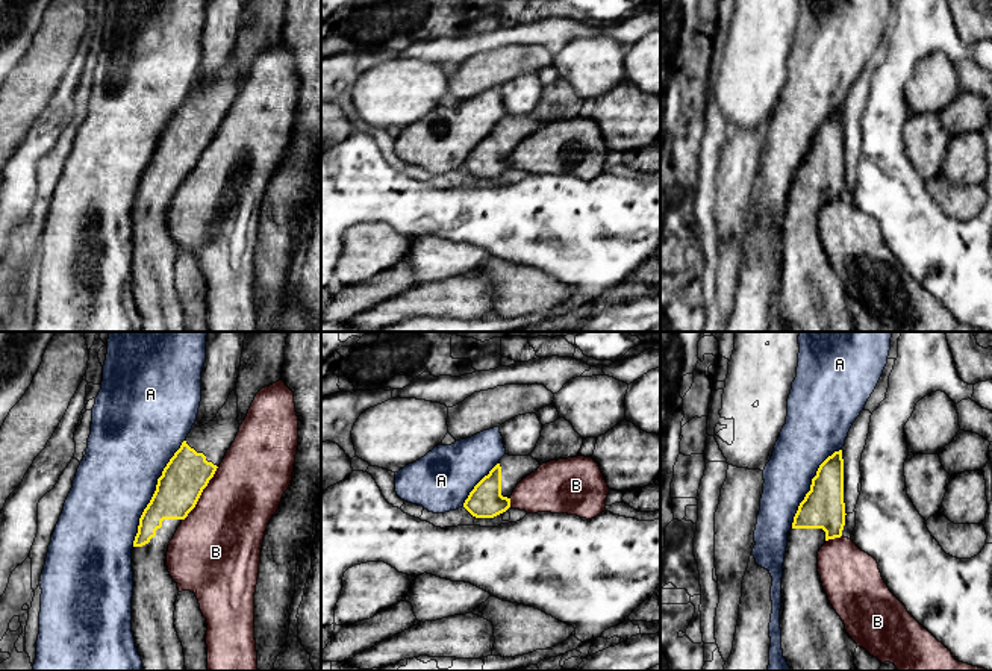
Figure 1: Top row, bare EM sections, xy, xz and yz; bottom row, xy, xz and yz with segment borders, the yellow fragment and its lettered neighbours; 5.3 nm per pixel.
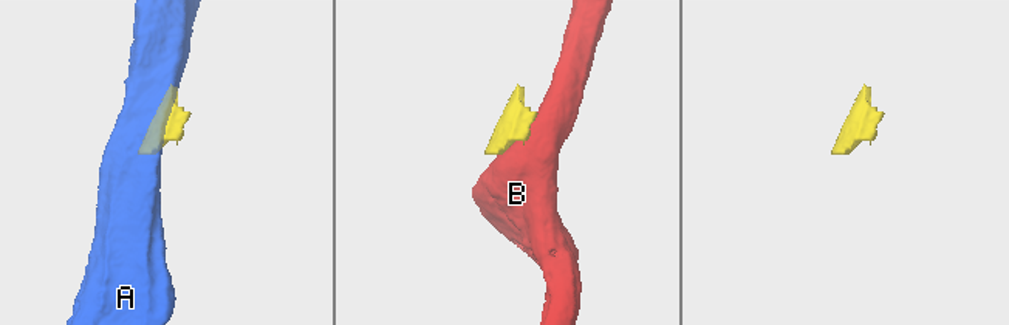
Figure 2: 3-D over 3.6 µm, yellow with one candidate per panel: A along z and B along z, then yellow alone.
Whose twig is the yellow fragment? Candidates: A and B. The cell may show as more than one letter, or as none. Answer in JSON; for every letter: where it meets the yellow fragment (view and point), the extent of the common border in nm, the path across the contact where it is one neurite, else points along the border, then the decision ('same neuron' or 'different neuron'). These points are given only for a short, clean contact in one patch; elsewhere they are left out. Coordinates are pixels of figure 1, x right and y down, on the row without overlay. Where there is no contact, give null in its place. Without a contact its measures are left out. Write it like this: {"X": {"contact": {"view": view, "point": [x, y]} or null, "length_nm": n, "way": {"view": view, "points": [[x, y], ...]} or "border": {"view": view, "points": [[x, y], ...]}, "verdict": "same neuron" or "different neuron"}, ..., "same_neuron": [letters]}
{"A": {"contact": {"view": "xy", "point": [155, 153]}, "length_nm": 650, "verdict": "different neuron"}, "B": {"contact": {"view": "xy", "point": [200, 155]}, "length_nm": 340, "verdict": "different neuron"}, "same_neuron": []}

